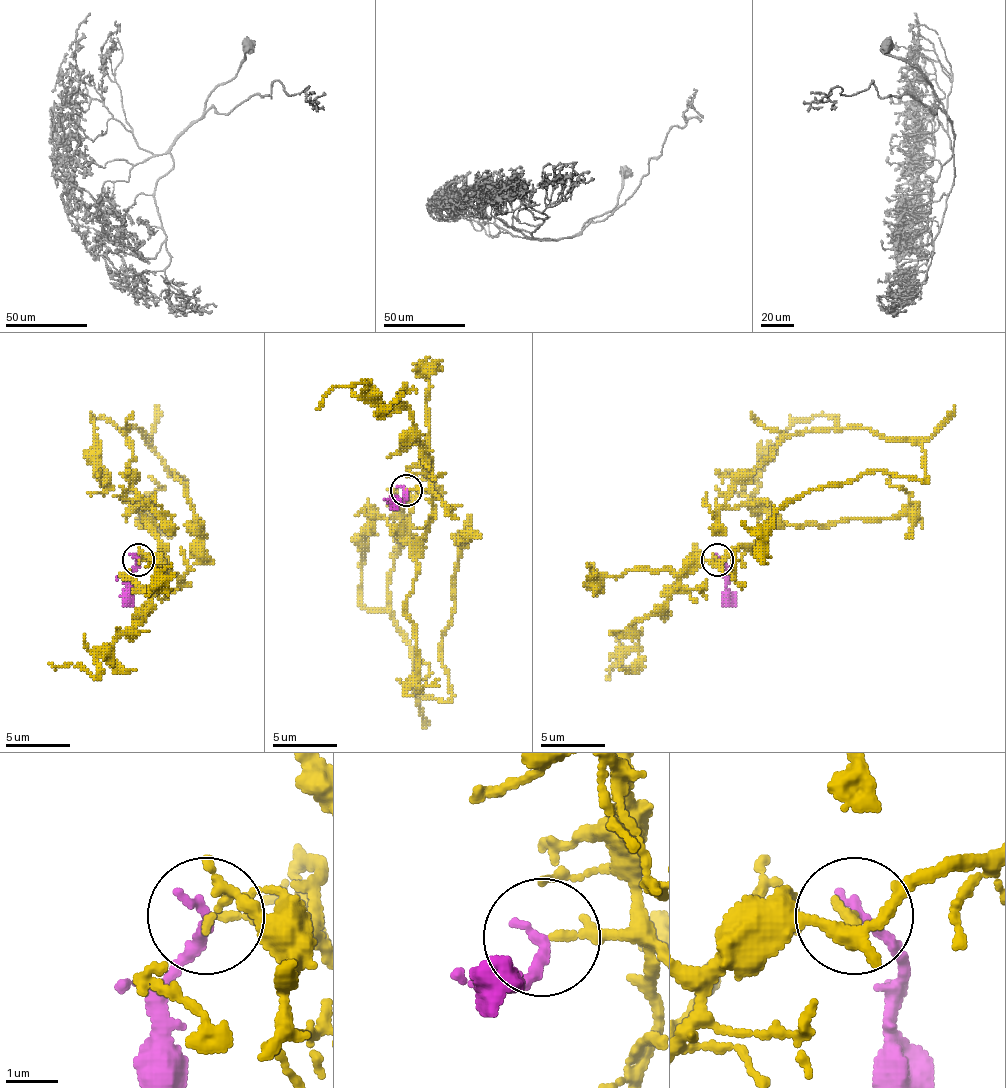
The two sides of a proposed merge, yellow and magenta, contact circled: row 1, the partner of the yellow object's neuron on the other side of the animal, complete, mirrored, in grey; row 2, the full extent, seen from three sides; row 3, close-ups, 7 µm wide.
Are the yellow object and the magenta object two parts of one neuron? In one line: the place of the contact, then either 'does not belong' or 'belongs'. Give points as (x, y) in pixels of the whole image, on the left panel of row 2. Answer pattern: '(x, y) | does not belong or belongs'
(138, 559) | belongs

